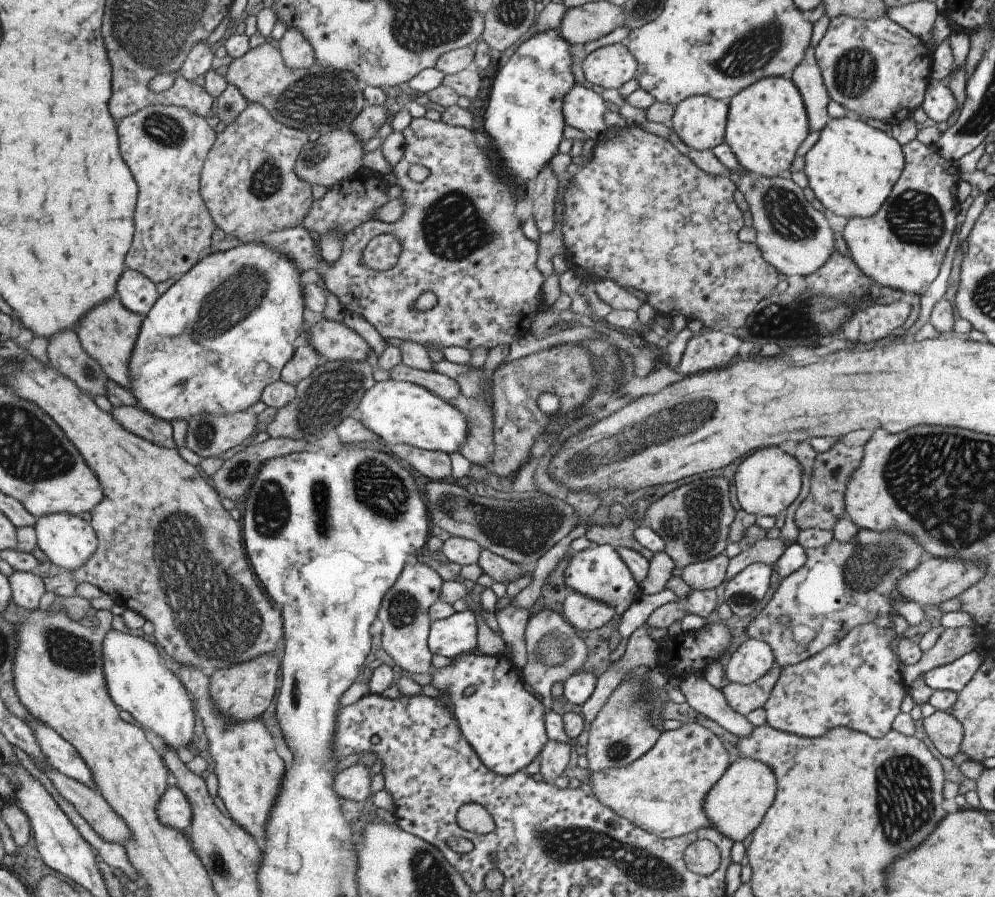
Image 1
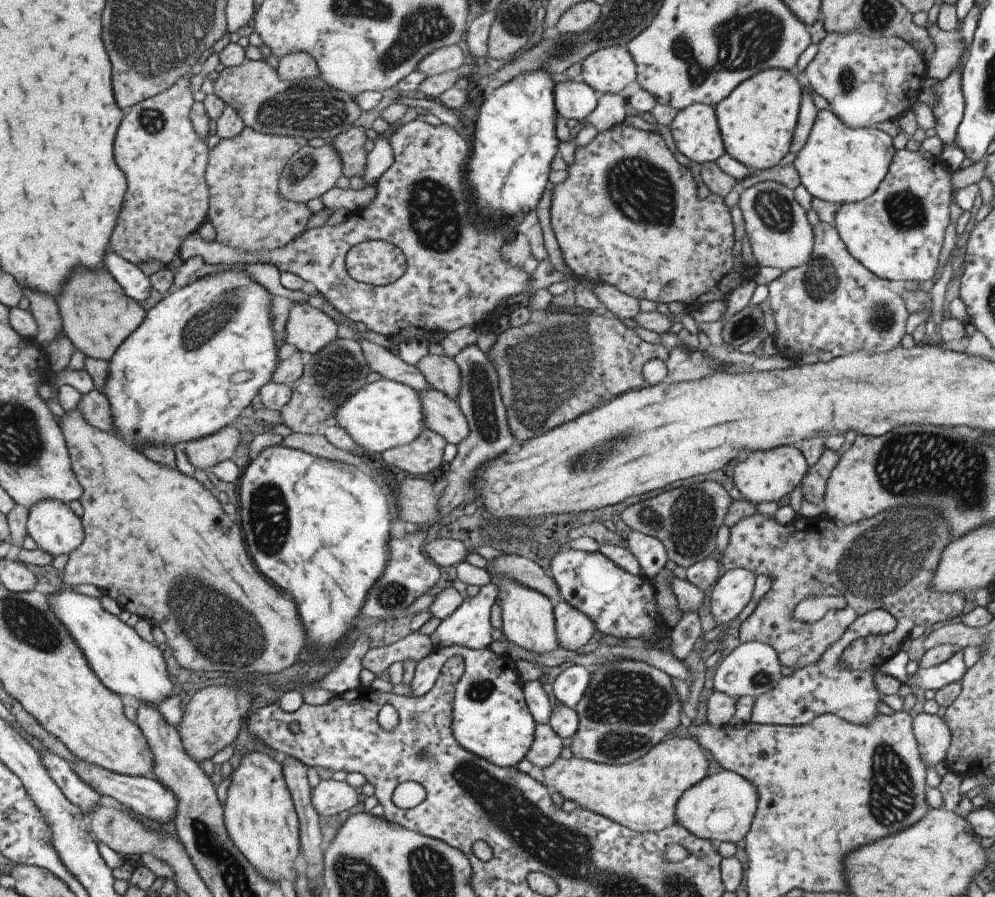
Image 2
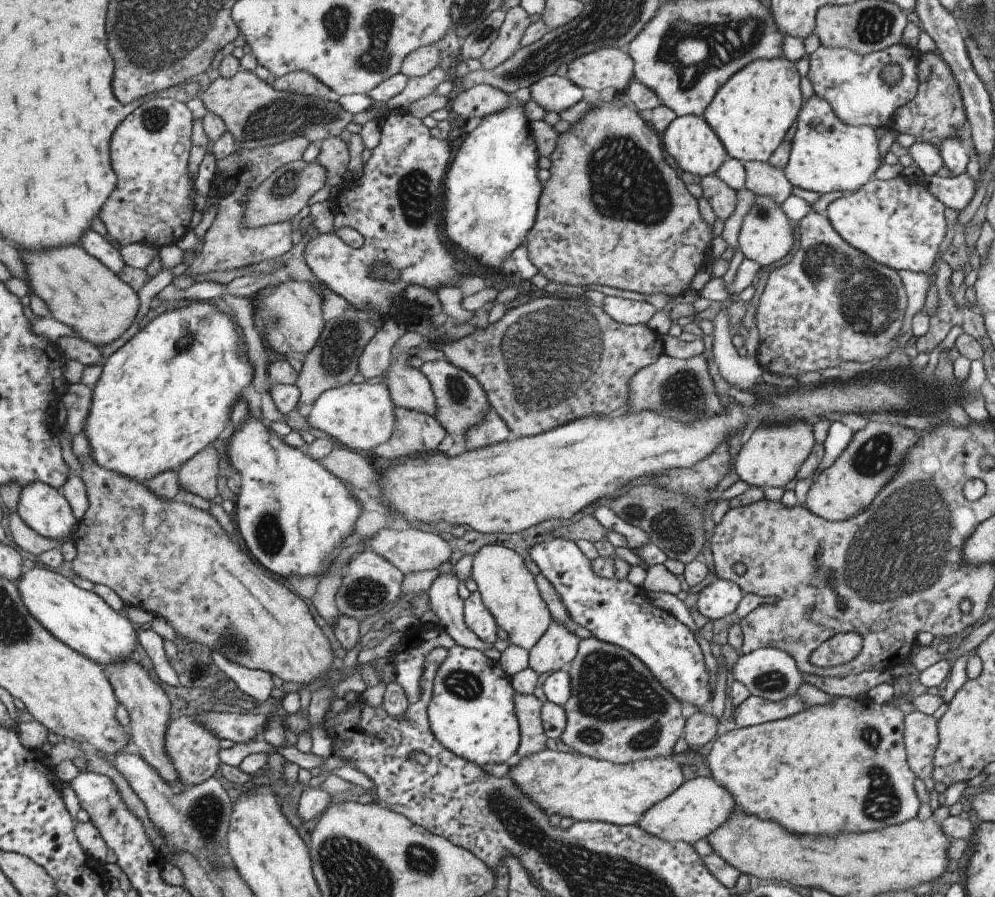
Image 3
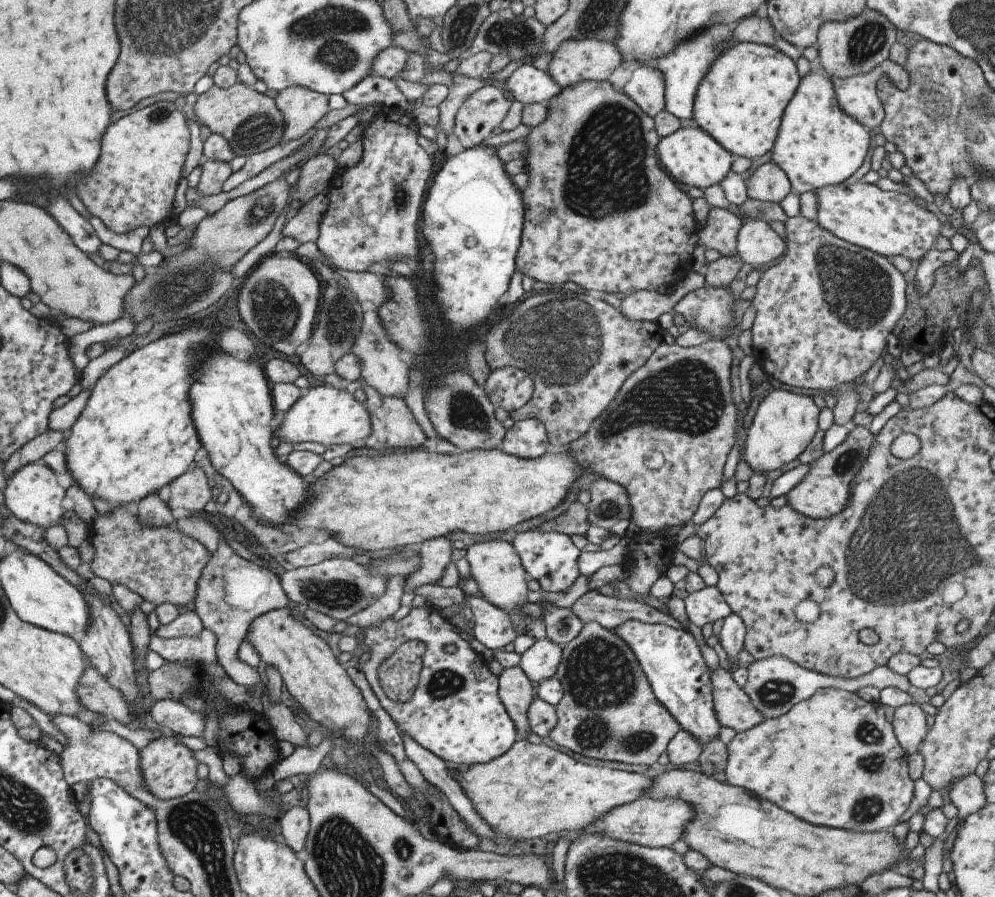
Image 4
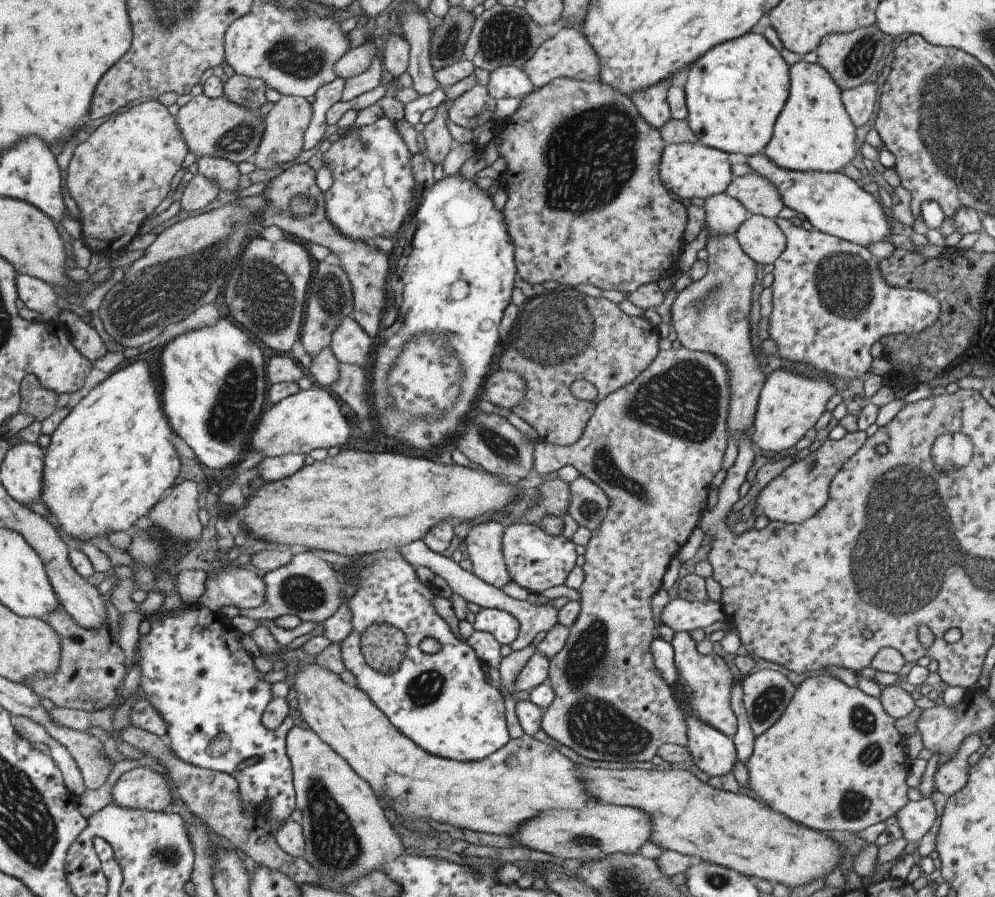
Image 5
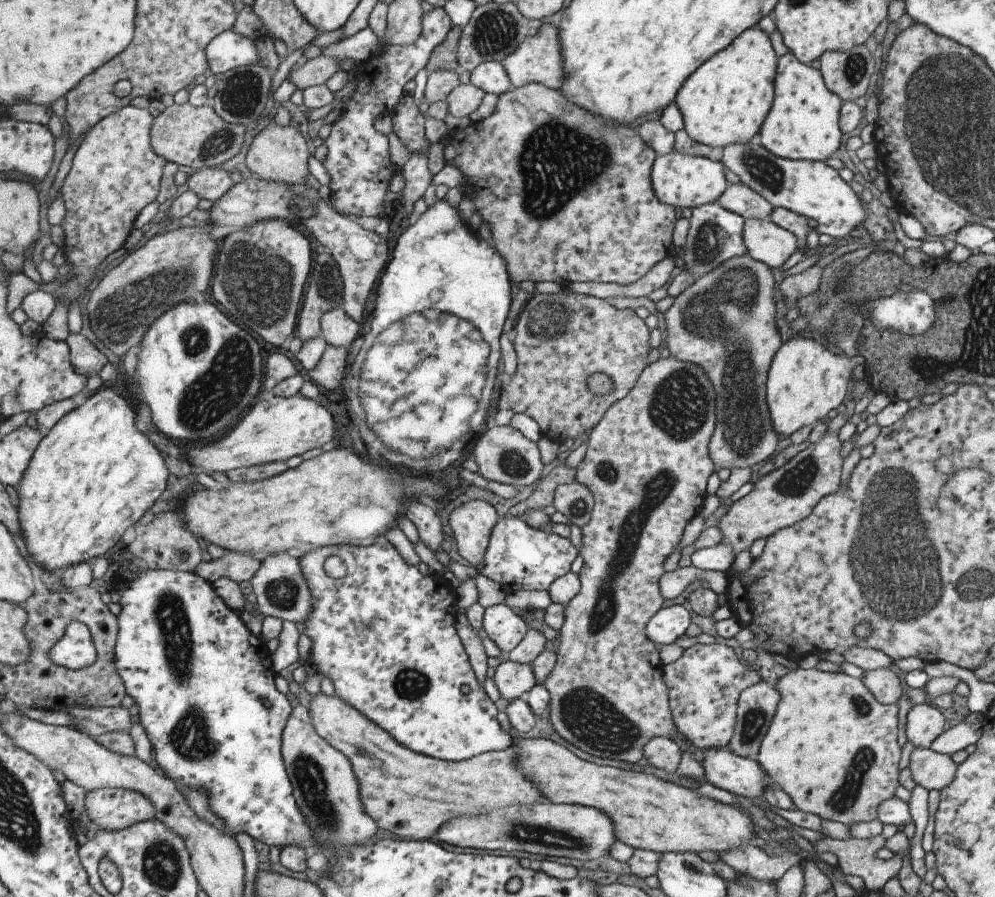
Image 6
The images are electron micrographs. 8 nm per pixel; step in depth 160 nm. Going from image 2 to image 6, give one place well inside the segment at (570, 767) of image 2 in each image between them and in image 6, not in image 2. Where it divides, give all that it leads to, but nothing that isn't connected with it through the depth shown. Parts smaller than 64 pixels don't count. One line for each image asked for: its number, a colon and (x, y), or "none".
3: (580, 788)
4: (531, 790)
5: (496, 795)
6: (410, 795)

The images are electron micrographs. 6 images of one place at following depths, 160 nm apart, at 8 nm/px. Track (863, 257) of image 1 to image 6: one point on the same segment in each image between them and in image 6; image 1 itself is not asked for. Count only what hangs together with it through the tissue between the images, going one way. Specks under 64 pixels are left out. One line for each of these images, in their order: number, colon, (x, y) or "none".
2: (896, 233)
3: (899, 224)
4: (885, 222)
5: (834, 205)
6: (812, 189)

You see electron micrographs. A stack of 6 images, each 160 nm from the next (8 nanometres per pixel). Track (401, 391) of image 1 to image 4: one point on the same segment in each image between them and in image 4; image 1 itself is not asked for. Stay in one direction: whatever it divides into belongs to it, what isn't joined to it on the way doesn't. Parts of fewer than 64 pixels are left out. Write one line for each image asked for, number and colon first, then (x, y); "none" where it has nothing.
2: (382, 414)
3: (359, 416)
4: (322, 414)

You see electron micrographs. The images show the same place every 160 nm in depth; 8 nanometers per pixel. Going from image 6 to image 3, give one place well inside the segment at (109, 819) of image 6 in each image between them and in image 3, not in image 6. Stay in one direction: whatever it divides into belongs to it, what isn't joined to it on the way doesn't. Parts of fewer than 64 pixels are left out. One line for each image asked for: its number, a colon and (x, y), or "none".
3: (192, 750)
4: (167, 769)
5: (140, 788)

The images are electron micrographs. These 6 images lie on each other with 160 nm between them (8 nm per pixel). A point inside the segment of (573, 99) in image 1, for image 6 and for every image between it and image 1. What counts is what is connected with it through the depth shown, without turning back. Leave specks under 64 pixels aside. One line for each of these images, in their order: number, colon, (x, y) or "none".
2: (573, 99)
3: (553, 93)
4: (526, 84)
5: (504, 82)
6: (490, 77)

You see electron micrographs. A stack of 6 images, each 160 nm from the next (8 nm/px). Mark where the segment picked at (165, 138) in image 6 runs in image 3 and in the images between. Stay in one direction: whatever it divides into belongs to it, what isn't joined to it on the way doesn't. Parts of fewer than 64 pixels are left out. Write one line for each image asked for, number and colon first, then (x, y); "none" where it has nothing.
3: (256, 115)
4: (248, 121)
5: (216, 127)

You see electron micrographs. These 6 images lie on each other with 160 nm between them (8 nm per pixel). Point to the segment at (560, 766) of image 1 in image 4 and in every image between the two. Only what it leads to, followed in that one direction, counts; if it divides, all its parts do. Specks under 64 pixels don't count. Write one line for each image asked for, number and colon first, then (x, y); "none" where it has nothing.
2: (544, 749)
3: (526, 707)
4: (514, 689)

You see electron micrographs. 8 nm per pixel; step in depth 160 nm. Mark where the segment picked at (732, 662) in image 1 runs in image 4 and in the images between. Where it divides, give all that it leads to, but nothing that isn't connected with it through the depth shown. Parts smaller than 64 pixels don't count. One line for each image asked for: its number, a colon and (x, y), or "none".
2: (753, 668)
3: (768, 673)
4: (774, 684)

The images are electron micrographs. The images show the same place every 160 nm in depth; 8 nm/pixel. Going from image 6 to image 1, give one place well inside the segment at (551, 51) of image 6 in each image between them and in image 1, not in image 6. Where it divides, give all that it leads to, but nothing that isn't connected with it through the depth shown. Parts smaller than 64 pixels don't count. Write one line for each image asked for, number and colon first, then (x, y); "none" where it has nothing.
1: (610, 66)
2: (609, 69)
3: (607, 67)
4: (574, 60)
5: (567, 54)

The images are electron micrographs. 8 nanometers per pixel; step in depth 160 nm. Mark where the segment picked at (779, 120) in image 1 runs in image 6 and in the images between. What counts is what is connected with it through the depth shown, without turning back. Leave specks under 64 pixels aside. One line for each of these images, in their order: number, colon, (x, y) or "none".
2: (756, 119)
3: (750, 112)
4: (739, 101)
5: (733, 95)
6: (725, 100)

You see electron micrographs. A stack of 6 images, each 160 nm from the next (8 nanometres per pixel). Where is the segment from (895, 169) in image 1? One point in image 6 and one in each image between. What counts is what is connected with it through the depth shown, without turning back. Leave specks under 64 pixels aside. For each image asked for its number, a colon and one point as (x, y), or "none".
2: (838, 164)
3: (825, 155)
4: (817, 144)
5: (813, 133)
6: (802, 123)

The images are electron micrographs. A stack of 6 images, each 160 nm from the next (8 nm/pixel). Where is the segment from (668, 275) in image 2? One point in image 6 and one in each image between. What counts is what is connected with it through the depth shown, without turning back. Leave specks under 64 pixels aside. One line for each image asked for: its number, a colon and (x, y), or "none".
3: (609, 187)
4: (599, 211)
5: (585, 205)
6: (522, 164)

